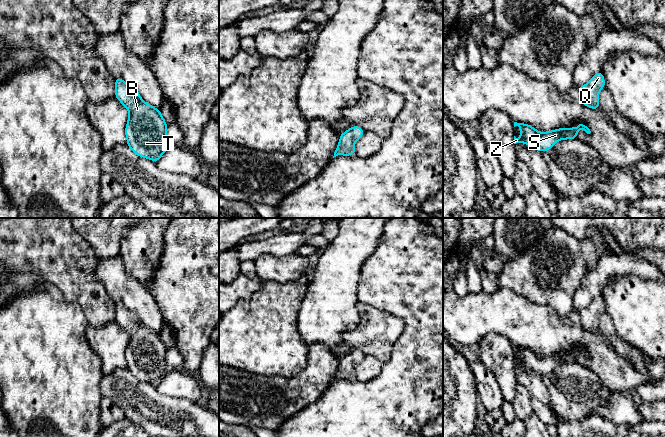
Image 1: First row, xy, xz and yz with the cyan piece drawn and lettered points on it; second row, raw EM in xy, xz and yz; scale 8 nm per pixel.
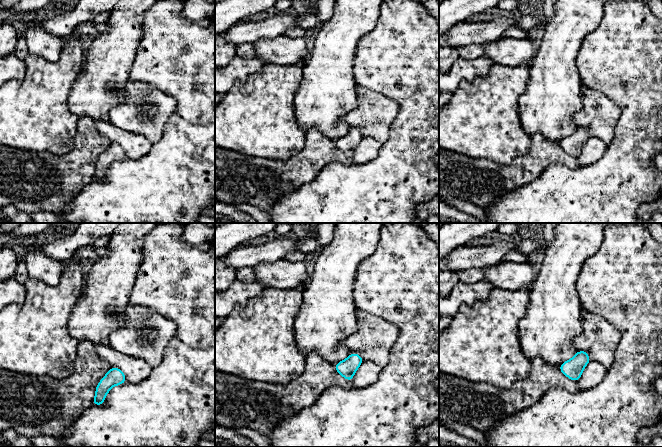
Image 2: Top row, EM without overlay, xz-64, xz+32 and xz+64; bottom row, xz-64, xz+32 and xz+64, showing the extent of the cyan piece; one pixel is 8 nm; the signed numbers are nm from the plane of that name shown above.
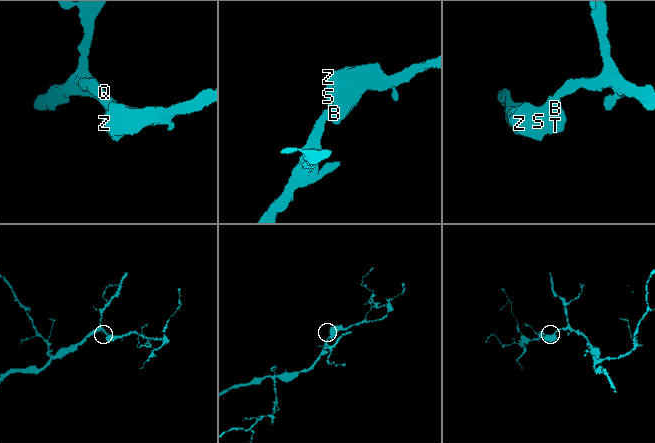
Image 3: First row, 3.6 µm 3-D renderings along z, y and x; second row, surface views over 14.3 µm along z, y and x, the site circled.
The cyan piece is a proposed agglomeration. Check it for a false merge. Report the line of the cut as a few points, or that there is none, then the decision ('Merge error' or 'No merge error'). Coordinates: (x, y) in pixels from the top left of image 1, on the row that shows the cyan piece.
No split. No merge error

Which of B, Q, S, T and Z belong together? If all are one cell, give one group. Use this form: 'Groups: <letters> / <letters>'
Groups: B Q S T Z

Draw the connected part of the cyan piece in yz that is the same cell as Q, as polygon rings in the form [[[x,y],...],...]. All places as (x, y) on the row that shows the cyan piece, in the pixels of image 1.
[[[600,71],[586,85],[578,86],[582,103],[593,110],[599,109],[598,93],[603,88],[605,88],[605,81],[603,72]]]

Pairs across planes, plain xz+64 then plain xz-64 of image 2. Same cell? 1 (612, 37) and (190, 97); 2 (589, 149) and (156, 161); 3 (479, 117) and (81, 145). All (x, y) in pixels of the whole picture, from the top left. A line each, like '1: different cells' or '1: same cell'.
1: same cell
2: different cells
3: different cells

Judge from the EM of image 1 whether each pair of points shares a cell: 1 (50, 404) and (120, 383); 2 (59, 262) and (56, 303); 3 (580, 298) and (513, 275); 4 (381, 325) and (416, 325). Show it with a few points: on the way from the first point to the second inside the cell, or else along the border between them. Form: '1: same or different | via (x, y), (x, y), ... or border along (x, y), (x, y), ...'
1: different | border along (103, 374), (99, 385), (101, 396)
2: different | border along (34, 286), (53, 284), (67, 300), (76, 302)
3: different | border along (584, 274), (573, 296), (573, 308)
4: different | border along (385, 311), (403, 322), (403, 330), (393, 346)

